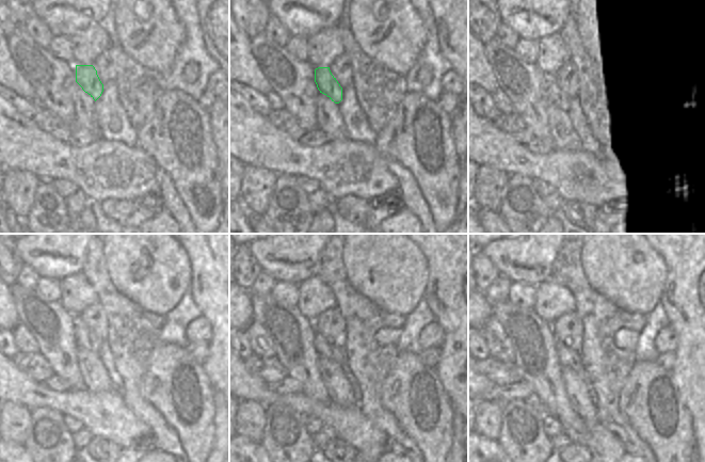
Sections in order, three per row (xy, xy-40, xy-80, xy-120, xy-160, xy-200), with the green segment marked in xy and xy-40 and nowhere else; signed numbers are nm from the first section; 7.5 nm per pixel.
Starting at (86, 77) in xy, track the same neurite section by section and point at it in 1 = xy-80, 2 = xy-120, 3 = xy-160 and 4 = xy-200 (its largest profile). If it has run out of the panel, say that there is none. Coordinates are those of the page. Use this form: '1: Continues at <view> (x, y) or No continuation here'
1: Continues at xy-80 (560, 94)
2: Continues at xy-120 (85, 339)
3: Continues at xy-160 (324, 348)
4: Continues at xy-200 (569, 357).

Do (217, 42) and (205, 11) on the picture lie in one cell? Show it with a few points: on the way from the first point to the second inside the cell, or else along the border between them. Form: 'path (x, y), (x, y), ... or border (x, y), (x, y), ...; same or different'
path (217, 34), (217, 21), (212, 17); same

